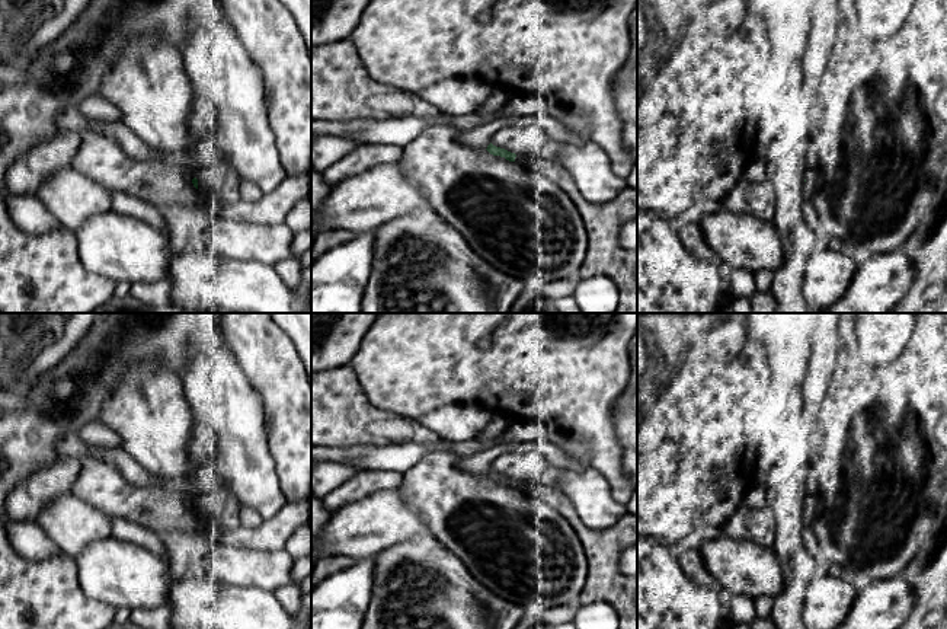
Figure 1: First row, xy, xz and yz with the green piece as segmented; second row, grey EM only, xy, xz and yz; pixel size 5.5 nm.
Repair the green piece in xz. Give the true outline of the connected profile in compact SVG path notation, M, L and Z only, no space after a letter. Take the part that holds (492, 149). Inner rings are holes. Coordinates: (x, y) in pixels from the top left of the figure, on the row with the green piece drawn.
M492 143L486 150L493 156L541 172L570 197L580 213L589 239L579 278L588 280L596 275L611 278L618 287L618 306L614 313L637 313L637 252L627 250L620 243L621 227L637 220L637 191L626 186L611 201L591 202L567 169L556 159L540 154L516 156Z

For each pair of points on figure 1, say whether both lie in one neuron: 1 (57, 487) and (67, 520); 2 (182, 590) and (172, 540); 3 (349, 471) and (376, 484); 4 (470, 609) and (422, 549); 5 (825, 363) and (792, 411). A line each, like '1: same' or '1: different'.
1: different
2: different
3: different
4: same
5: different

